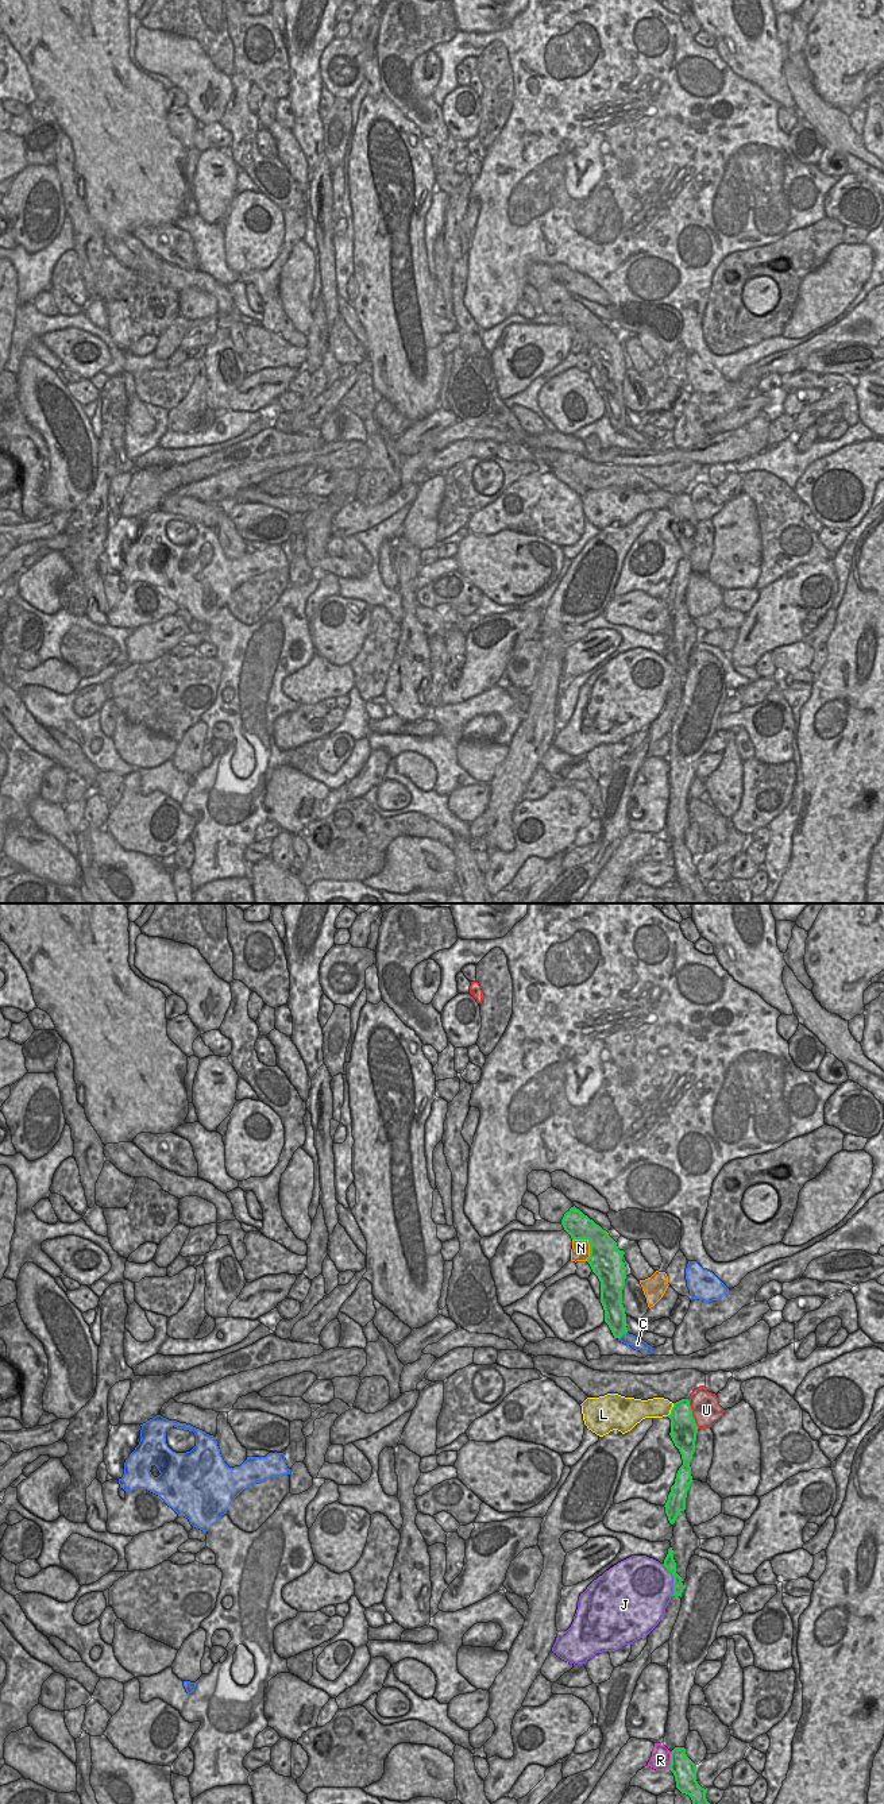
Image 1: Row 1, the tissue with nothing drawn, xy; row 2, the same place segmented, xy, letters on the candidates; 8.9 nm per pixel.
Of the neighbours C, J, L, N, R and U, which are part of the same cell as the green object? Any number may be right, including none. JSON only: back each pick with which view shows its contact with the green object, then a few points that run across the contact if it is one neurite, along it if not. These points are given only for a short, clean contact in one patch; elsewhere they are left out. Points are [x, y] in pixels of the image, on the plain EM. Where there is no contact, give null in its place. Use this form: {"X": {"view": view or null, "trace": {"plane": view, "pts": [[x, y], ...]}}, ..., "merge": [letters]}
{"merge": []}

